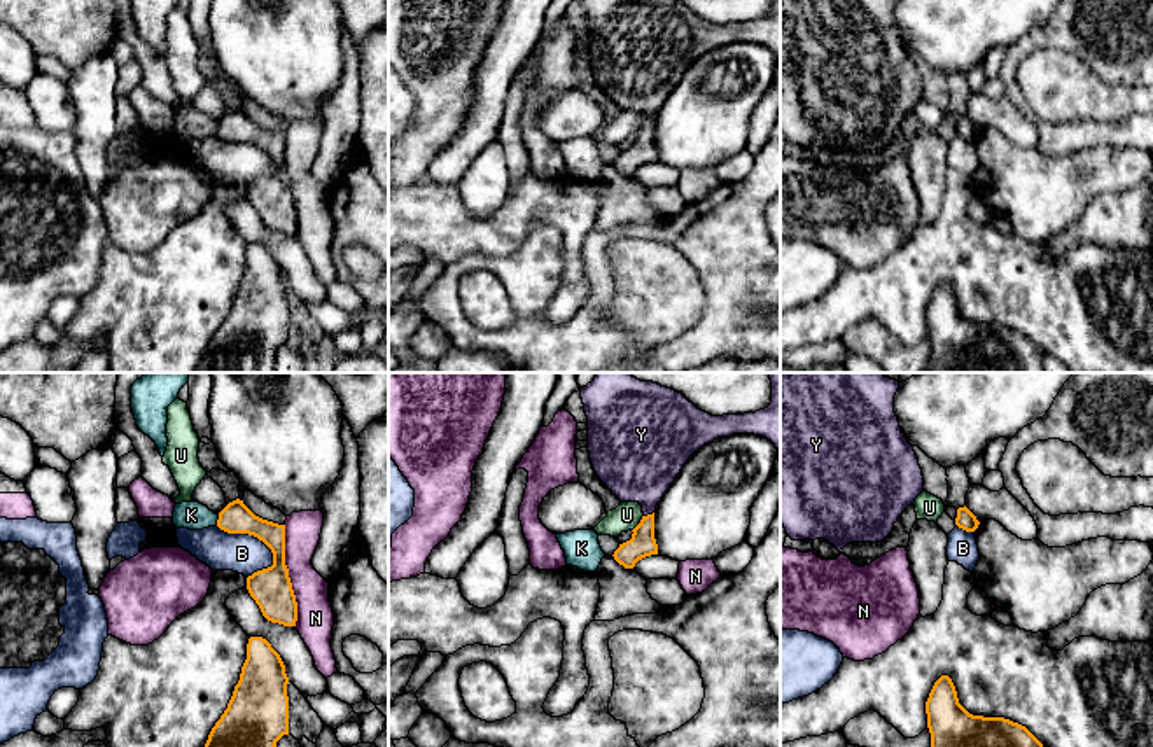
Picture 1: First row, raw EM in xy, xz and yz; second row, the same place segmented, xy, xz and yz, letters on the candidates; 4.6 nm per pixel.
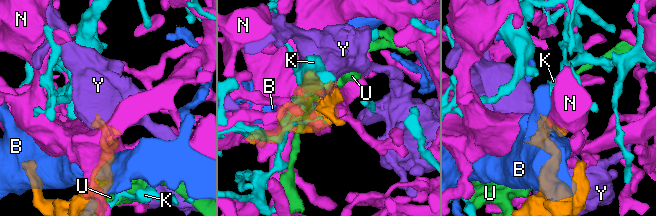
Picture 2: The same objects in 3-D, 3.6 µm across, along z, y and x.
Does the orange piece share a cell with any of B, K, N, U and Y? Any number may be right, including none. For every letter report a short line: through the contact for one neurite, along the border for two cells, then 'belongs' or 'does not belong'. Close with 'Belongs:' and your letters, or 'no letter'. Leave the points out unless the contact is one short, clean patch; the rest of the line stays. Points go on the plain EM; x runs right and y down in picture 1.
B: xy (216, 133), (228, 140), (256, 144), (270, 158), (273, 172) | does not belong
K: xy (219, 123), (216, 132) | does not belong
N: does not belong
U: xz (642, 123), (632, 139) | does not belong
Y: belongs
Belongs: Y

